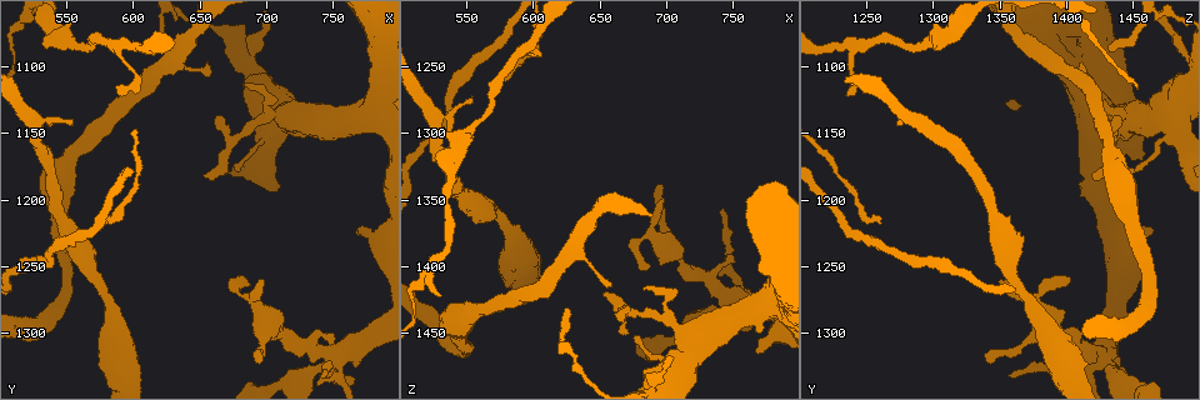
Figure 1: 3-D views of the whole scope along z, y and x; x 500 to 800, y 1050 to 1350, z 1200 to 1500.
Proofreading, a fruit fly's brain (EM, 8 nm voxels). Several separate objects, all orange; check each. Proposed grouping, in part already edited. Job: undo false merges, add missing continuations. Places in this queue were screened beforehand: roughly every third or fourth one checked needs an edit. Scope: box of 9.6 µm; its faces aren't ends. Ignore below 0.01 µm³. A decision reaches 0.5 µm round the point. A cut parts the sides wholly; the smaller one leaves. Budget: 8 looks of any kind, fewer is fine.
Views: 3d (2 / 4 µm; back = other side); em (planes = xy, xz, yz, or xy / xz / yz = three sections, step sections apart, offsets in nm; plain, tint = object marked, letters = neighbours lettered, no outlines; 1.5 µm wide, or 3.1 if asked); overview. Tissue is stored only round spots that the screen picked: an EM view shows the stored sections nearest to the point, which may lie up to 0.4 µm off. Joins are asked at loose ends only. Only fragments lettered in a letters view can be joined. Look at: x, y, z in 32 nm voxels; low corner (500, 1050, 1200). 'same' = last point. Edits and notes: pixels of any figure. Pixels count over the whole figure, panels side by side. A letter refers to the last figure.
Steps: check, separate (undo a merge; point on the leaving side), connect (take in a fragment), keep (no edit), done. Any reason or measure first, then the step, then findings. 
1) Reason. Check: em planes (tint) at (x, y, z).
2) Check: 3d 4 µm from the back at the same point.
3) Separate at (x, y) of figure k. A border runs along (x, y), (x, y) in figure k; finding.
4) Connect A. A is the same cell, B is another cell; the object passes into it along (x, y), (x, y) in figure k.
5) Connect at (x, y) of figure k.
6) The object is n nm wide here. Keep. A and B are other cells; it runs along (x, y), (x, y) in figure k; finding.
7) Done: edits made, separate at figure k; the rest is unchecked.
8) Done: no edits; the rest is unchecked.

Free end. Check: 3d 4 µm at (768, 1224, 1464).

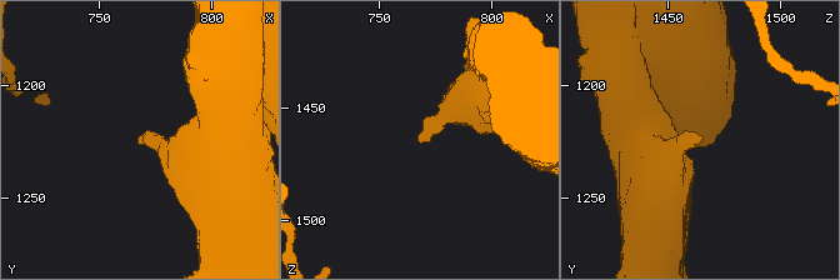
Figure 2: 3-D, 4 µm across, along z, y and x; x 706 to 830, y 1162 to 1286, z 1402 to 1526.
Check: em yz step 8 (letters) at (768, 1226, 1466).

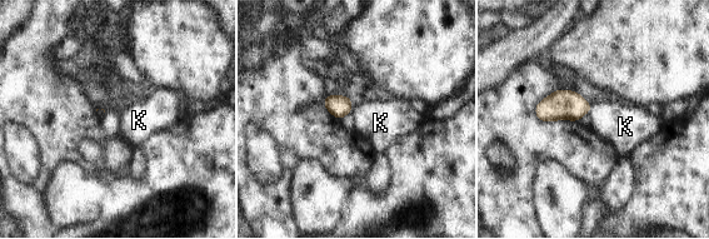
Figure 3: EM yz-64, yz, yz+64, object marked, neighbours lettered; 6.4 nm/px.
Connect K. K is the same cell; the object passes into it along (339, 105), (350, 108), (380, 123) in figure 3; the cell continues.

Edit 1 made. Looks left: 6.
Thick turns thin. Check: em planes (letters) at (690, 1086, 1486).

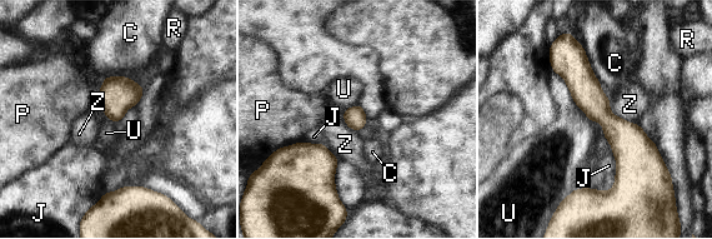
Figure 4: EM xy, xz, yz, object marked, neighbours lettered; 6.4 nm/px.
The longest contact is with U, 420 nm. Keep. C, J, P, R, U and Z are other cells; a border runs along (552, 70), (591, 122) in figure 4; one cell here.

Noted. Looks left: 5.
Branch stops here. Check: 3d 2 µm at (624, 1088, 1432).

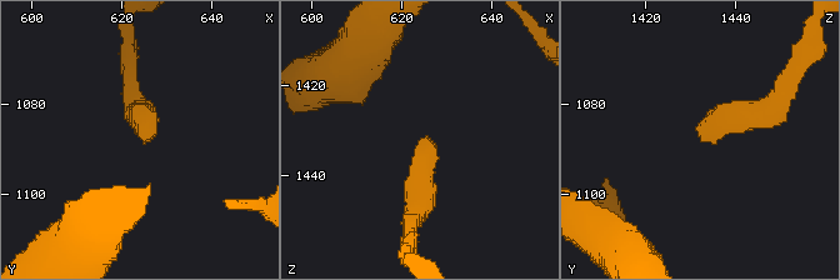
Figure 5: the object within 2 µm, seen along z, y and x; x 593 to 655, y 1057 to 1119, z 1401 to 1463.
Now the EM. Check: em xy step 8 (tint) at (625, 1089, 1432).

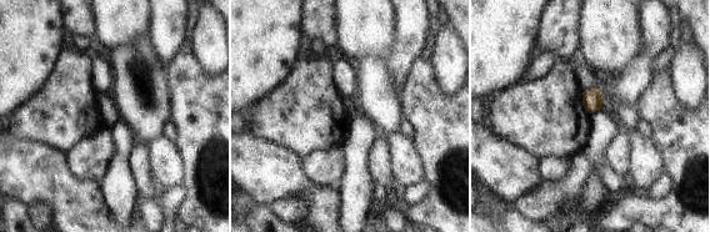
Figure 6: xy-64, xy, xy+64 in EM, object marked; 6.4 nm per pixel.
See the neighbours. Check: em xy step 8 (letters) at the same point.

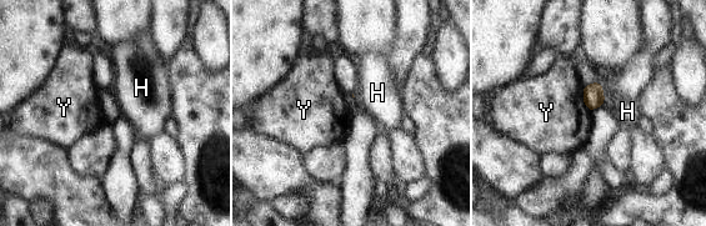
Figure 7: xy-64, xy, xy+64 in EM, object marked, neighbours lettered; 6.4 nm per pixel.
Keep. H and Y are other cells; a border runs along (581, 88), (584, 104), (589, 111) in figure 7; no lettered fragment goes on from it.

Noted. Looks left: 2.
Done: edits made, connect at figure 3; the rest is unchecked.

